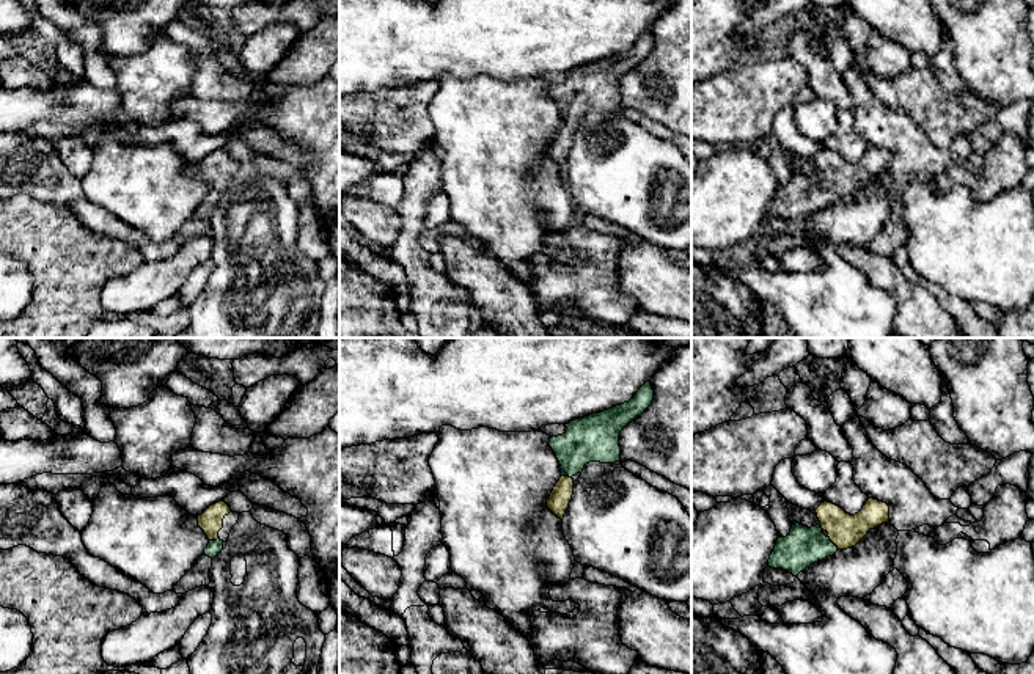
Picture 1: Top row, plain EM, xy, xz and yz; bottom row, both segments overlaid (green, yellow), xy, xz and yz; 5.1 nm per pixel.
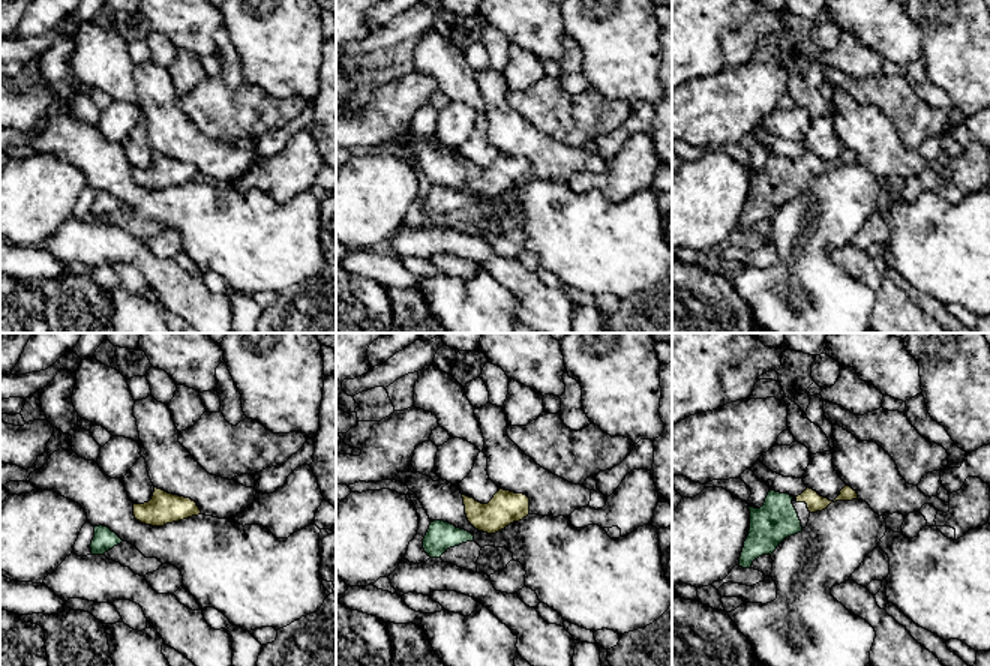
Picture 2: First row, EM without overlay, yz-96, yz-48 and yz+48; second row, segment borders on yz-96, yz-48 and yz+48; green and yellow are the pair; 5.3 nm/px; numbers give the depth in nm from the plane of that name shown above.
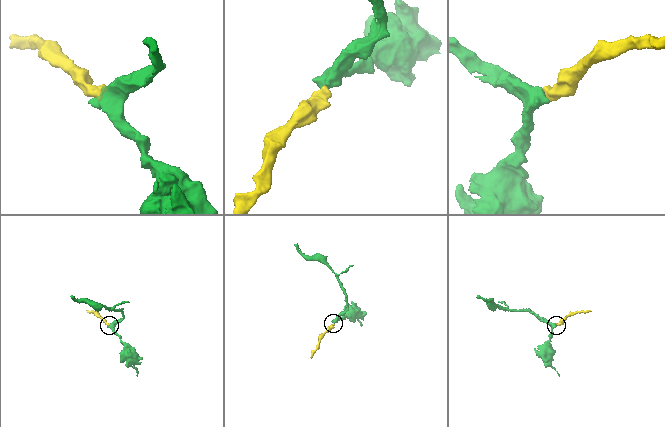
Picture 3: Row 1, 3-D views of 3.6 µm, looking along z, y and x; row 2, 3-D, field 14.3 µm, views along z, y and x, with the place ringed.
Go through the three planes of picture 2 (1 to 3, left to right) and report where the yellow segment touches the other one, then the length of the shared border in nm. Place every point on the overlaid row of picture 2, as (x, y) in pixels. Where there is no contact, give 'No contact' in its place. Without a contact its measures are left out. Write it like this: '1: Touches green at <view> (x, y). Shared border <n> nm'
1: No contact
2: No contact
3: No contact

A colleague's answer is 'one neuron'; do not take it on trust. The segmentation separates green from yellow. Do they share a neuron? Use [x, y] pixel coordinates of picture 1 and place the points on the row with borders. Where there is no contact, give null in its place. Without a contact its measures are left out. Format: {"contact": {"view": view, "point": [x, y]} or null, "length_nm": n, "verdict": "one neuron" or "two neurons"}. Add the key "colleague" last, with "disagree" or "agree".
{"contact": {"view": "yz", "point": [832, 542]}, "length_nm": 90, "verdict": "one neuron", "colleague": "agree"}

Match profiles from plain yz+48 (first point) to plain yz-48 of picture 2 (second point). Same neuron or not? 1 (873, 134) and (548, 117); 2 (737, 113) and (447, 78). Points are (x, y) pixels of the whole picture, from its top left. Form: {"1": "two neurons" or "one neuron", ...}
{"1": "two neurons", "2": "two neurons"}

